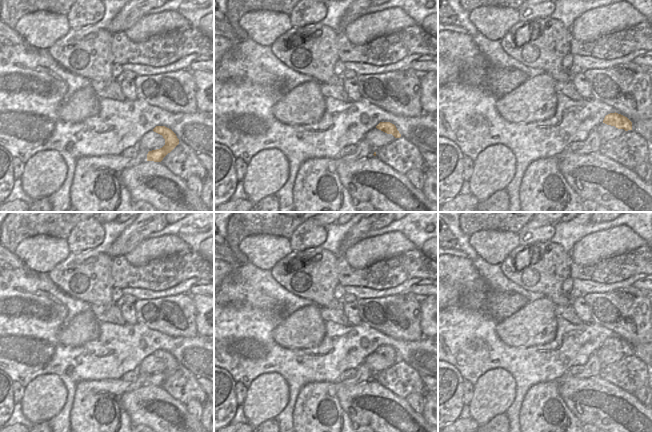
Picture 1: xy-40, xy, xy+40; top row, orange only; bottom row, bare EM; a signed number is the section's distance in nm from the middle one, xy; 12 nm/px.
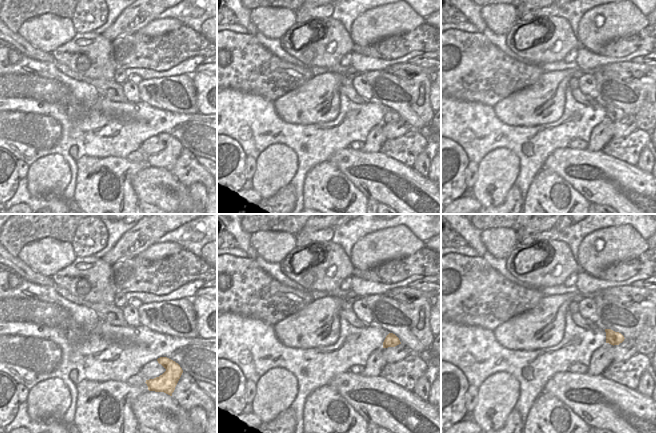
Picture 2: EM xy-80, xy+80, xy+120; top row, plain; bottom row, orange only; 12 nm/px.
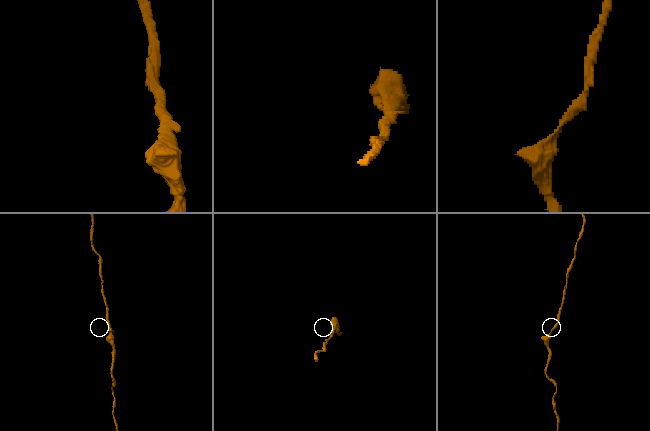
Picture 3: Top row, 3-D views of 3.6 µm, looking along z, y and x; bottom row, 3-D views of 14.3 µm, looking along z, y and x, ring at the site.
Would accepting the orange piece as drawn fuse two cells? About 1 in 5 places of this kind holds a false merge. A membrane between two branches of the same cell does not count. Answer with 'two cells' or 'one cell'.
one cell

